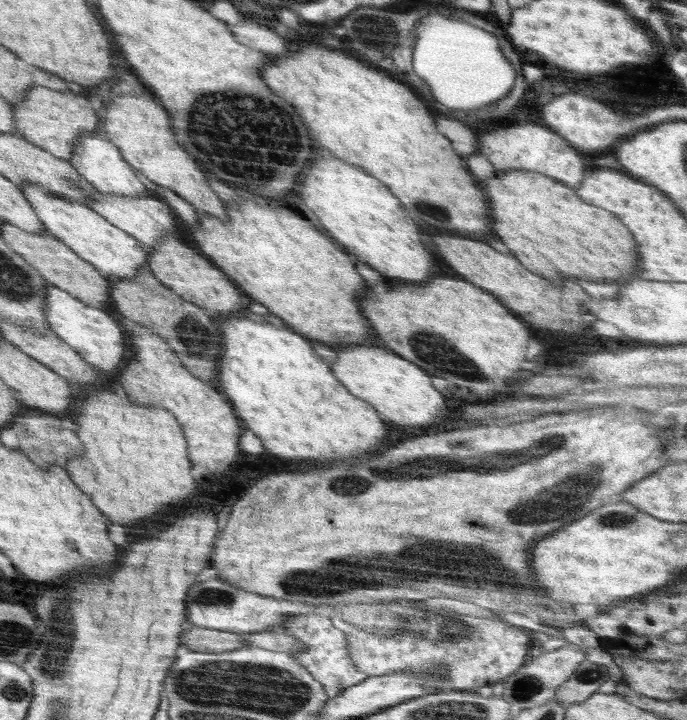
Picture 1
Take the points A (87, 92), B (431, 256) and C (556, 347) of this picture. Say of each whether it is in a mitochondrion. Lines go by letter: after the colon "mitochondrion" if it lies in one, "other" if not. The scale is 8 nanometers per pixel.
A: other
B: other
C: other

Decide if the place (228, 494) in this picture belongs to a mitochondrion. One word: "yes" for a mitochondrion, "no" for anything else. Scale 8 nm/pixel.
yes

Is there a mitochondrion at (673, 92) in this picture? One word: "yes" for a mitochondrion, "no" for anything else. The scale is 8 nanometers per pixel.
yes

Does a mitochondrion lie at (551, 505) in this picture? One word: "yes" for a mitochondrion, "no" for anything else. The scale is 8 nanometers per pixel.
yes

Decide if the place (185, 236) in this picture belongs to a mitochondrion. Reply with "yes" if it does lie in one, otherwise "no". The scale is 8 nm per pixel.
no

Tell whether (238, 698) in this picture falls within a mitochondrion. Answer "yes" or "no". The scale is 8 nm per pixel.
yes

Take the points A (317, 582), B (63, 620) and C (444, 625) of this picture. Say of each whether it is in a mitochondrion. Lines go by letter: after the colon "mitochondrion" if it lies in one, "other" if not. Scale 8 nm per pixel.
A: mitochondrion
B: mitochondrion
C: mitochondrion

